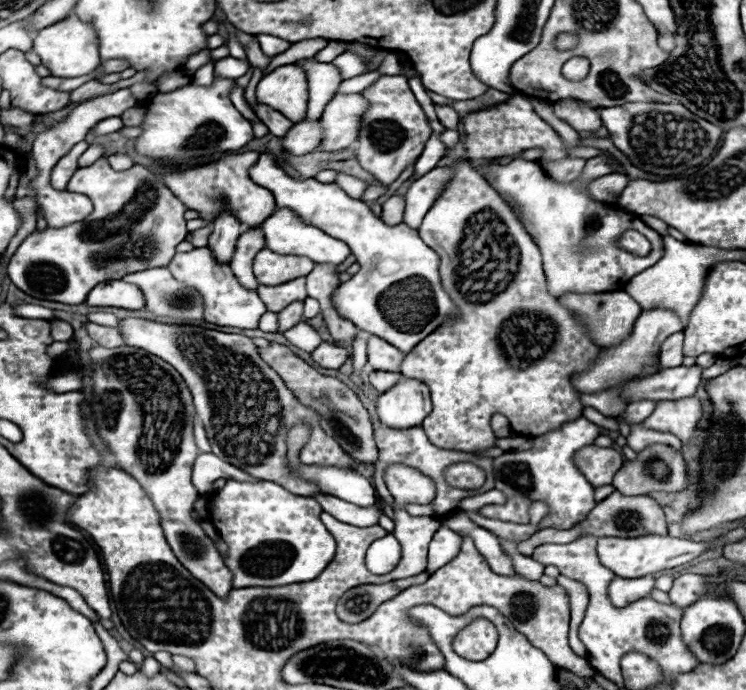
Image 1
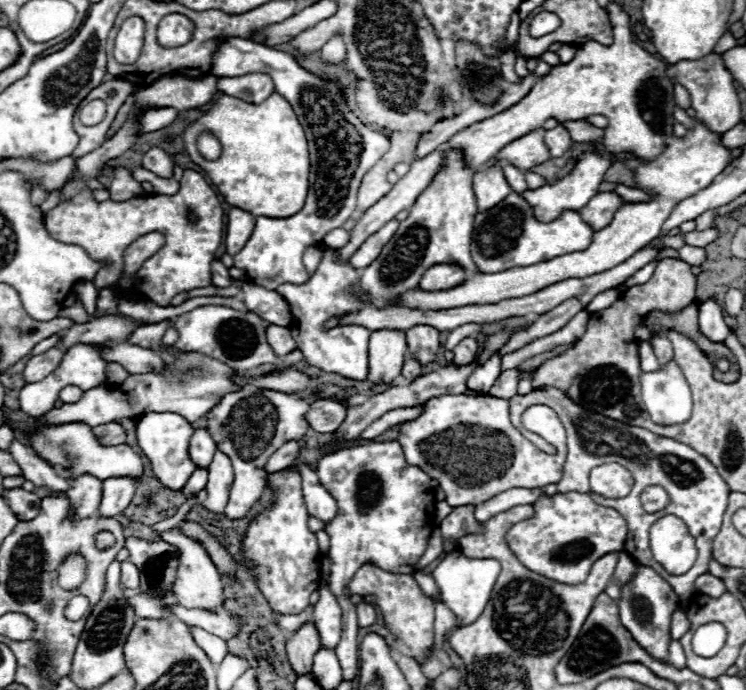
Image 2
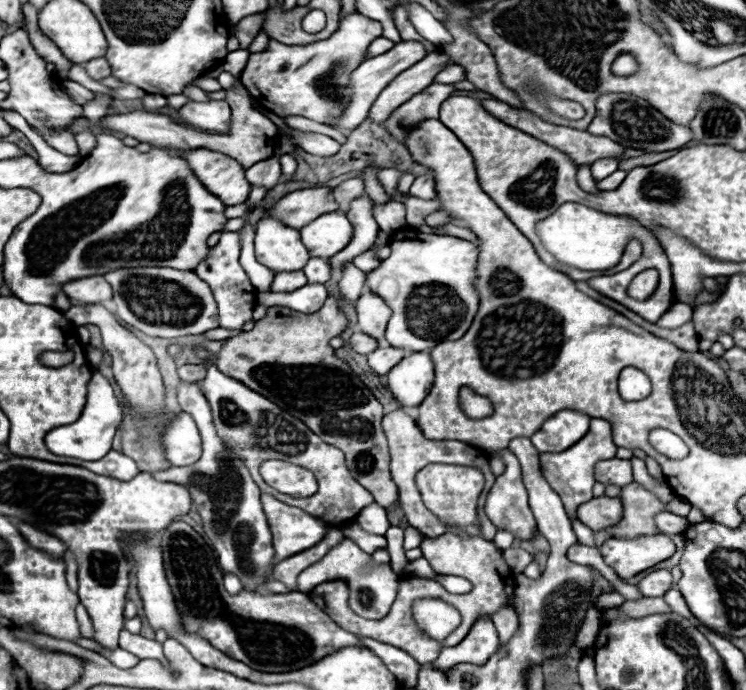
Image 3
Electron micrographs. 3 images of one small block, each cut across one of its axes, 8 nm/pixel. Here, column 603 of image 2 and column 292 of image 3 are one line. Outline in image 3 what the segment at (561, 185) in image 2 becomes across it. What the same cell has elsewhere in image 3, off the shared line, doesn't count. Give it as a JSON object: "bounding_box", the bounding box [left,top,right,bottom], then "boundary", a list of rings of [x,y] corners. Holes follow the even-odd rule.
{"bounding_box":[280,154,296,182],"boundary":[[[290,154],[280,156],[280,164],[282,164],[282,176],[284,176],[284,180],[290,182],[292,176],[294,176],[294,172],[296,172],[296,160],[294,160],[294,156],[290,156]]]}

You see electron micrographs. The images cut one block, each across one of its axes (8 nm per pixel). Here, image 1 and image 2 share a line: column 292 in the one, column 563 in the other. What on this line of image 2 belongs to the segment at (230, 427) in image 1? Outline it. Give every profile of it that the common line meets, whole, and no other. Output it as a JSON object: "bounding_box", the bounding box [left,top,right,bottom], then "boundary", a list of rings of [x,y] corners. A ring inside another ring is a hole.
{"bounding_box":[510,386,730,600],"boundary":[[[552,386],[532,390],[526,396],[510,398],[510,418],[512,418],[514,426],[522,432],[522,436],[530,438],[530,442],[534,442],[534,446],[538,446],[540,450],[546,450],[548,454],[554,454],[556,448],[552,444],[548,444],[544,438],[540,438],[538,434],[528,432],[520,422],[522,412],[532,404],[550,406],[558,414],[558,418],[564,424],[566,434],[568,434],[568,456],[566,456],[562,480],[558,482],[558,492],[590,492],[590,486],[588,486],[590,470],[594,466],[600,466],[606,462],[618,462],[632,472],[634,490],[626,498],[614,500],[614,498],[604,498],[598,494],[592,494],[592,498],[594,498],[594,502],[598,502],[602,506],[610,506],[610,508],[618,510],[626,518],[628,538],[626,538],[624,550],[636,560],[636,564],[654,568],[674,588],[674,592],[678,594],[680,600],[688,600],[692,596],[694,580],[708,572],[708,564],[710,564],[710,556],[712,556],[712,542],[714,542],[714,538],[722,526],[722,516],[724,516],[724,510],[728,504],[728,492],[730,490],[728,490],[726,482],[722,480],[722,476],[718,474],[718,470],[710,464],[708,458],[704,458],[696,450],[690,450],[690,446],[676,442],[672,438],[656,436],[646,428],[626,426],[626,424],[612,420],[612,418],[606,418],[602,414],[592,414],[592,412],[584,410],[582,406],[574,404],[570,398],[566,398],[562,390],[552,388]],[[648,486],[662,486],[668,492],[670,502],[664,510],[654,512],[654,514],[648,514],[642,510],[640,494],[642,494],[642,488],[648,488]],[[666,514],[674,514],[674,516],[680,516],[684,520],[684,524],[688,526],[690,534],[694,536],[696,548],[698,548],[696,564],[686,574],[680,574],[680,576],[672,576],[660,564],[656,564],[656,560],[648,548],[650,526],[660,516],[666,516]]]}

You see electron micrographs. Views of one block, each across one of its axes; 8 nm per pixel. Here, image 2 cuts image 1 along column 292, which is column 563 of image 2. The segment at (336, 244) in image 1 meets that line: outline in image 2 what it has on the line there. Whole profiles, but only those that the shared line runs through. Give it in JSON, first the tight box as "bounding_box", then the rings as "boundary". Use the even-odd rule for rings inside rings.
{"bounding_box":[470,192,594,272],"boundary":[[[510,192],[498,206],[476,214],[470,252],[480,272],[502,272],[506,268],[530,266],[562,254],[586,250],[592,236],[594,230],[580,218],[578,212],[566,210],[558,220],[544,224],[534,218],[530,204],[518,192]]]}

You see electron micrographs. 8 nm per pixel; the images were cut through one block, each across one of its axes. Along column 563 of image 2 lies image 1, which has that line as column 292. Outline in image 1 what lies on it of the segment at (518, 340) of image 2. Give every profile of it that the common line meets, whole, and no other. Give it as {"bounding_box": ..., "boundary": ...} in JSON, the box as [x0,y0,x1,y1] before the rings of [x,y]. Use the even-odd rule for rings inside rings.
{"bounding_box":[278,302,304,334],"boundary":[[[292,302],[282,312],[278,312],[278,332],[282,334],[290,330],[292,326],[296,326],[298,322],[302,322],[304,320],[302,310],[304,310],[304,302]]]}

